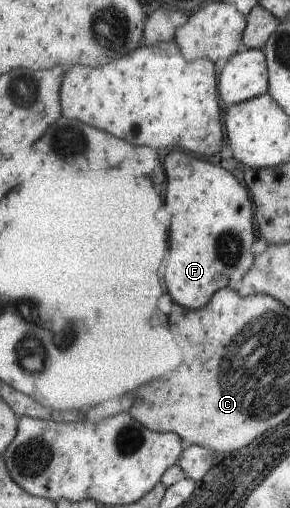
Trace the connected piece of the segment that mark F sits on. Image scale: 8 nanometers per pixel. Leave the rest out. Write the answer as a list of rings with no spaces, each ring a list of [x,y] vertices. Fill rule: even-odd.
[[[171,151],[164,158],[167,170],[167,191],[164,205],[170,214],[168,230],[169,253],[163,283],[175,304],[196,310],[206,306],[218,289],[239,289],[243,274],[254,262],[251,244],[258,238],[256,219],[249,192],[229,171],[185,151]]]

